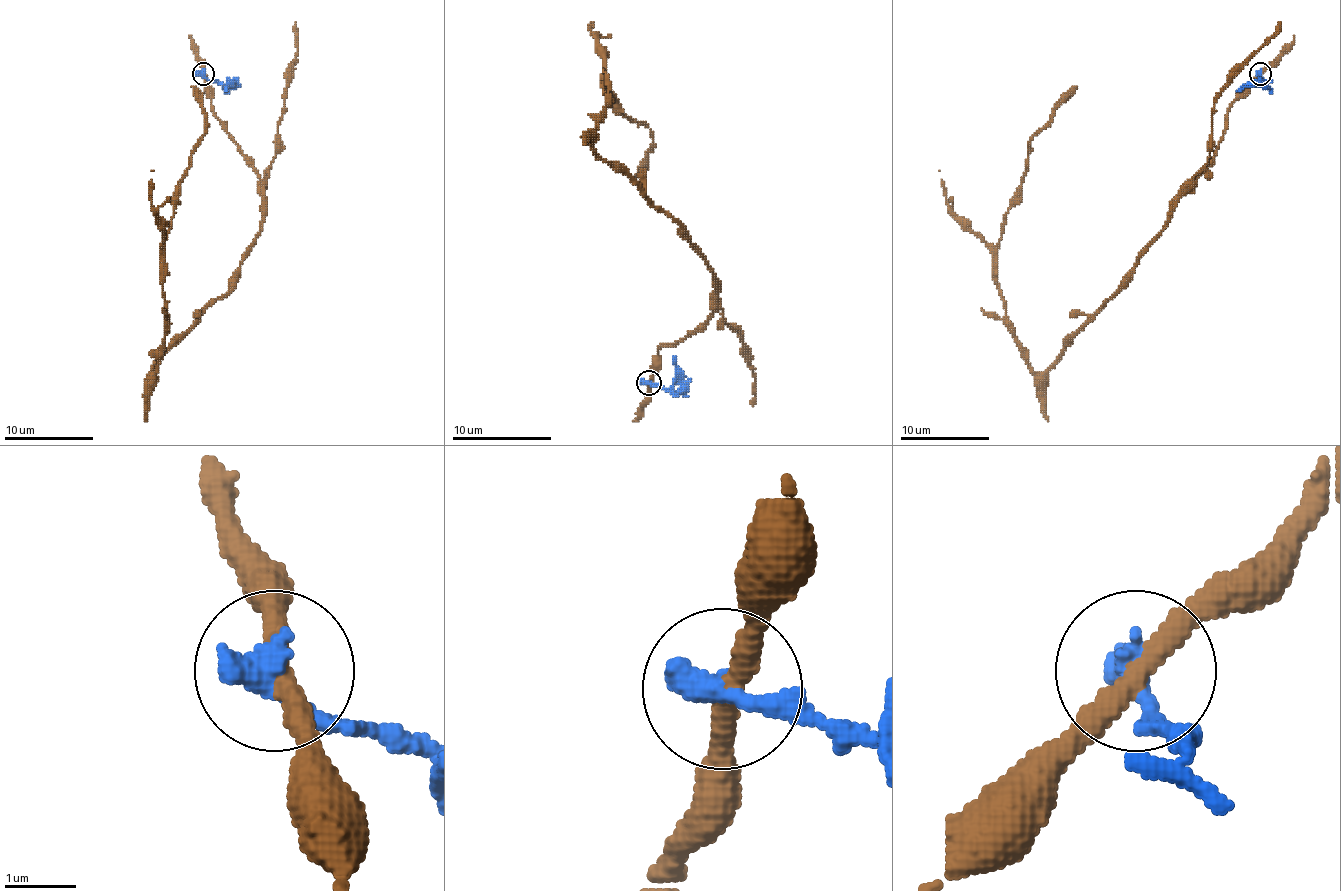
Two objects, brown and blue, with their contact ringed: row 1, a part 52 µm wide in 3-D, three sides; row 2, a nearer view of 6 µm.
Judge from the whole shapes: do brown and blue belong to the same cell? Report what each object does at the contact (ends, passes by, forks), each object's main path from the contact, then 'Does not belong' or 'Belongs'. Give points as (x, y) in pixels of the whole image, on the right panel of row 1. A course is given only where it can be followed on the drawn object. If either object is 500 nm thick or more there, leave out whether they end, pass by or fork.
At the ring brown passes by. At the ring blue ends. Course of brown: (1261, 73), (1128, 281), (1035, 372), (1006, 315), (997, 244), (1028, 146), (1077, 86). Course of blue: (1261, 73), (1263, 84), (1241, 86), (1236, 91). Does not belong

